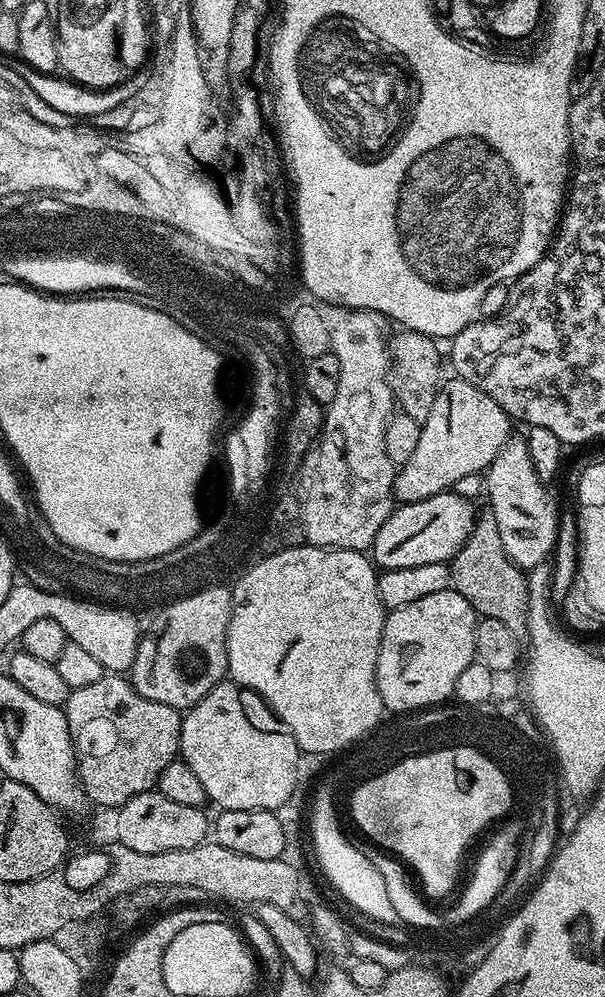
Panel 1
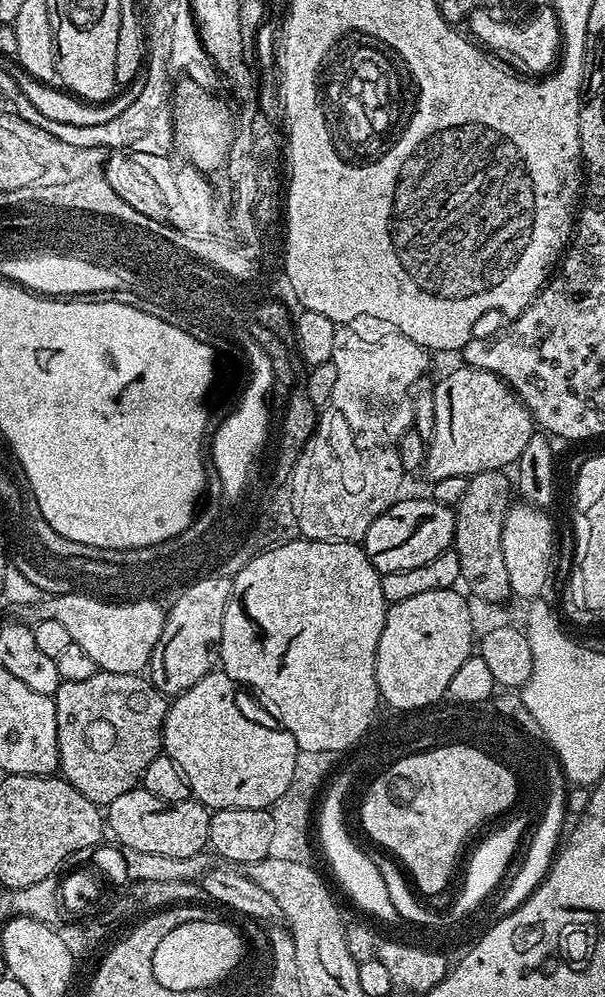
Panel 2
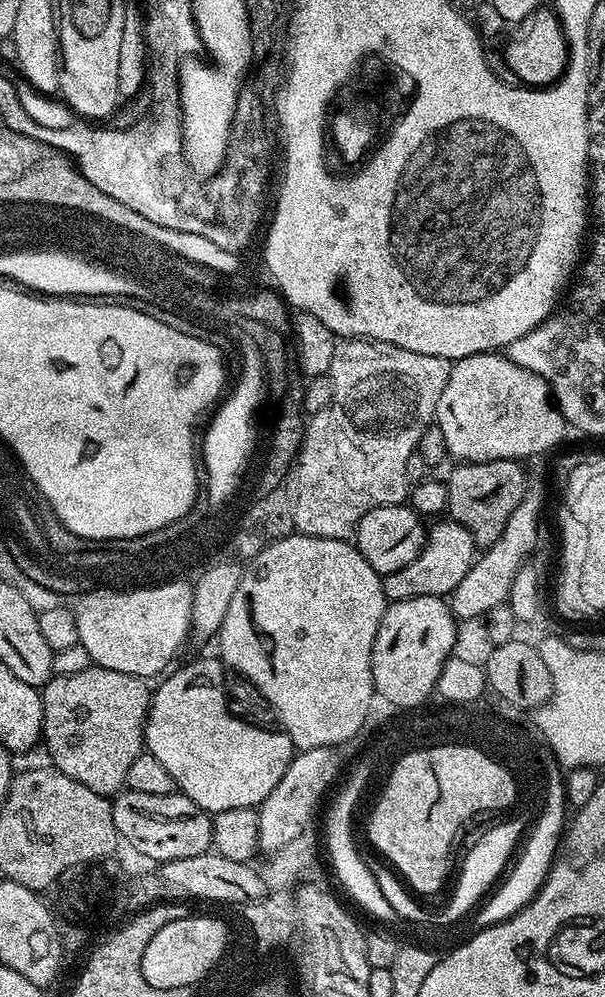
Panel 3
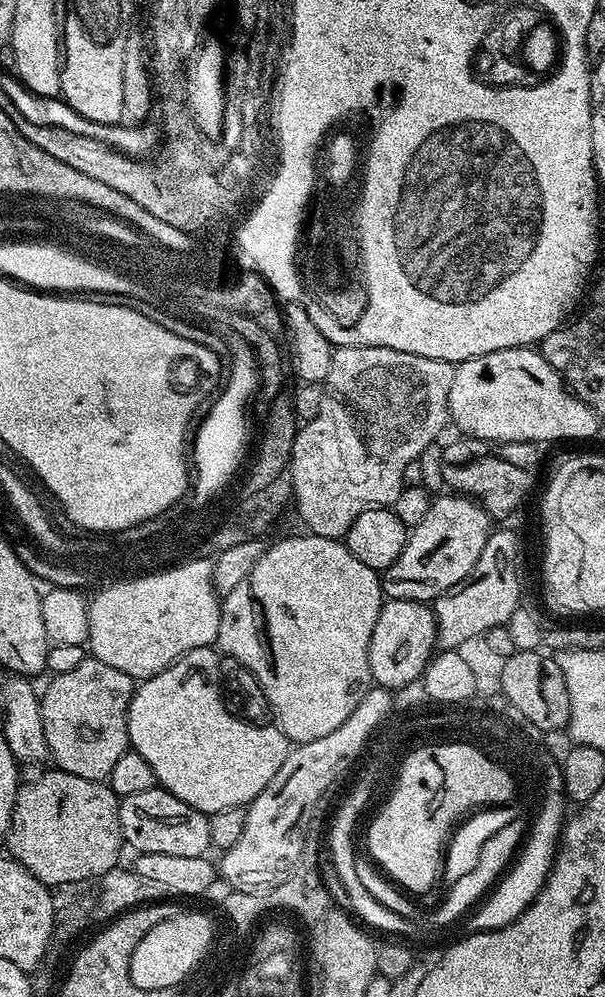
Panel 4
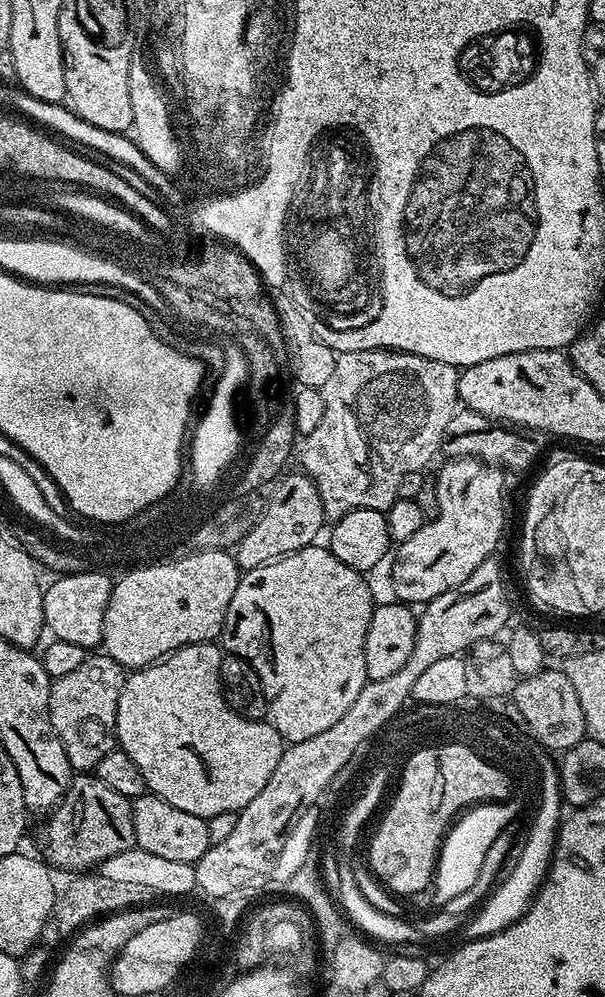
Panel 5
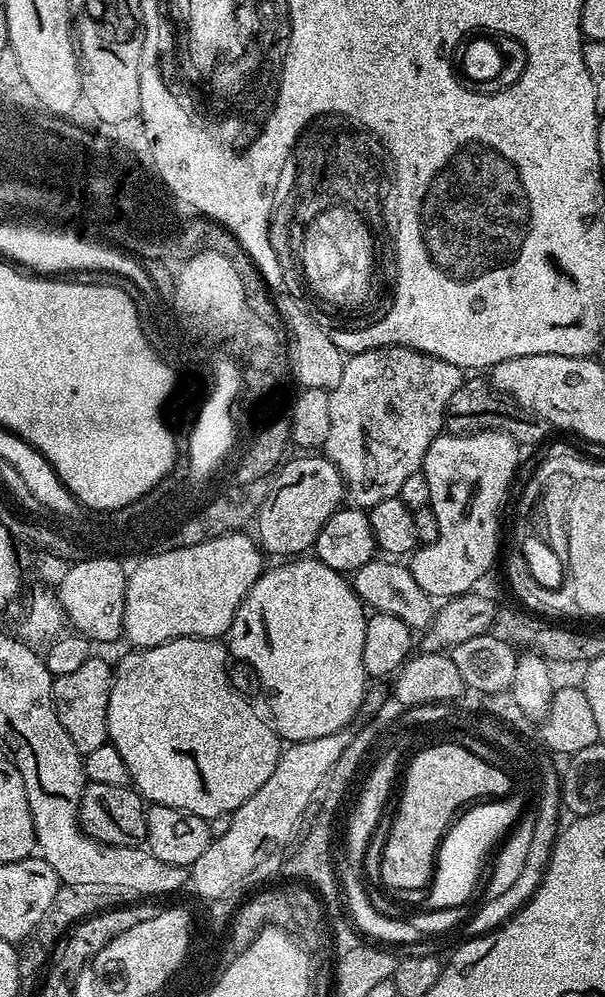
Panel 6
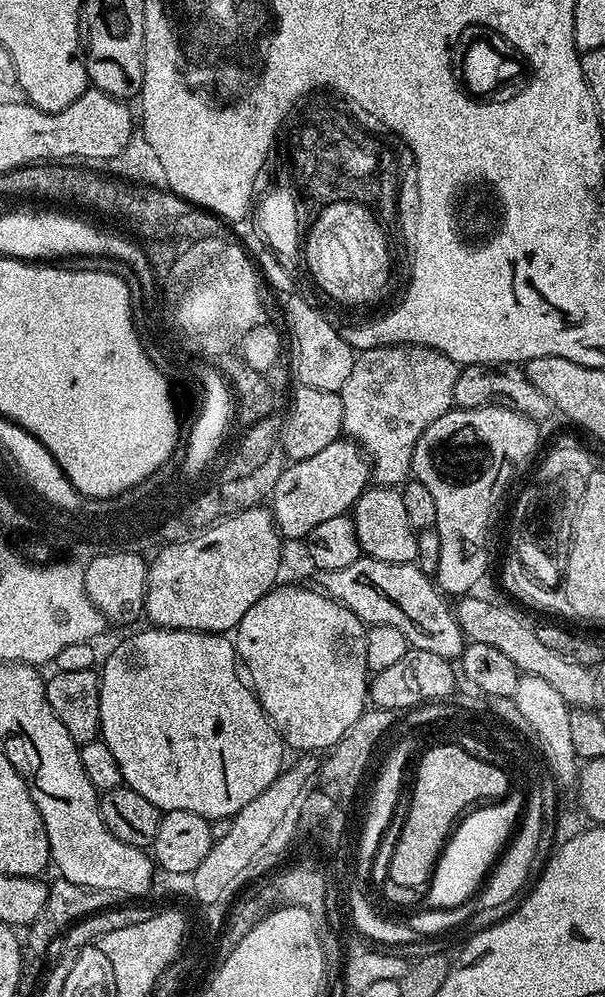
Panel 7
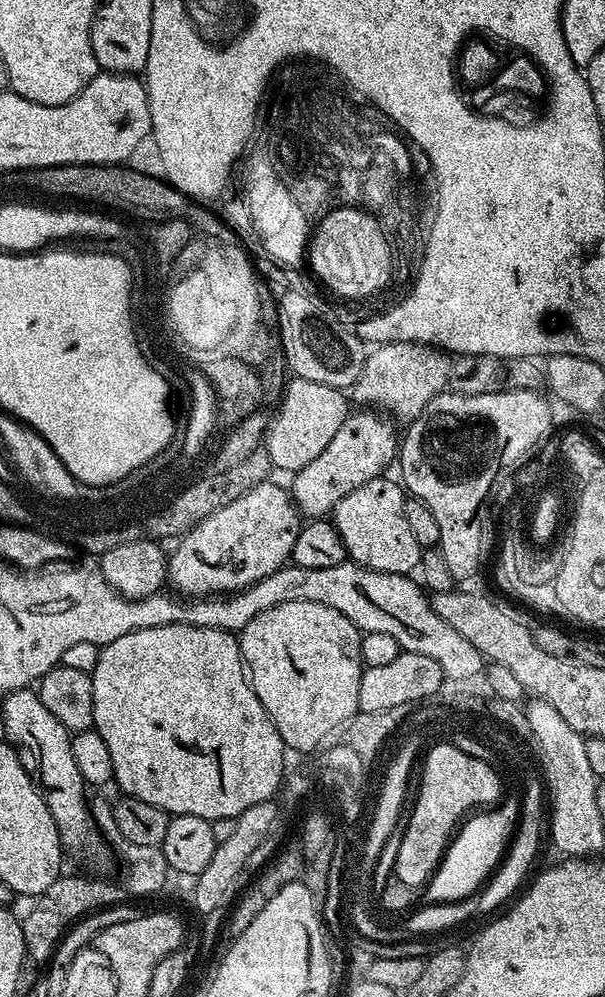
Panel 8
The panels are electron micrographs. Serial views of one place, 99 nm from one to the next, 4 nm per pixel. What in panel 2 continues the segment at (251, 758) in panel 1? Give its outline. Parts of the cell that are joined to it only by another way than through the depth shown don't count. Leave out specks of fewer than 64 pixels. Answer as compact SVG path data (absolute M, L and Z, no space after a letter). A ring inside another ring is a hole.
M214 670L202 678L202 682L194 682L190 690L180 693L168 705L168 713L164 719L163 751L182 770L192 788L192 796L199 800L205 808L266 808L282 794L294 778L294 764L298 753L292 735L279 726L267 728L256 720L251 720L240 709L236 701L238 685L222 670Z

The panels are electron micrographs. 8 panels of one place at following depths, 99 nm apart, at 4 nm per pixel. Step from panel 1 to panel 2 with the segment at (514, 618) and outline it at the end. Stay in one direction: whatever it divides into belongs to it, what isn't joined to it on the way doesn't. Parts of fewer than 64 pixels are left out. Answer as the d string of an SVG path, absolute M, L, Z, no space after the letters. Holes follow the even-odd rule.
M503 471L480 472L468 477L466 492L456 503L456 539L454 550L460 555L460 580L468 583L467 591L486 602L507 601L510 579L507 578L505 559L502 558L502 528L510 507L510 480Z

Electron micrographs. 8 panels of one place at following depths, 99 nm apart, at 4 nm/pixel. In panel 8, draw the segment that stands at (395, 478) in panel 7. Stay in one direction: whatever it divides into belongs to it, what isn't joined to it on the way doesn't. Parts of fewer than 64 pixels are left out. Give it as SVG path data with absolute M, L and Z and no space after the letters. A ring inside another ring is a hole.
M382 344L369 351L362 374L350 389L350 396L355 403L356 400L360 403L357 405L393 412L388 414L397 421L411 422L426 410L434 397L448 388L451 369L449 353L431 344Z

